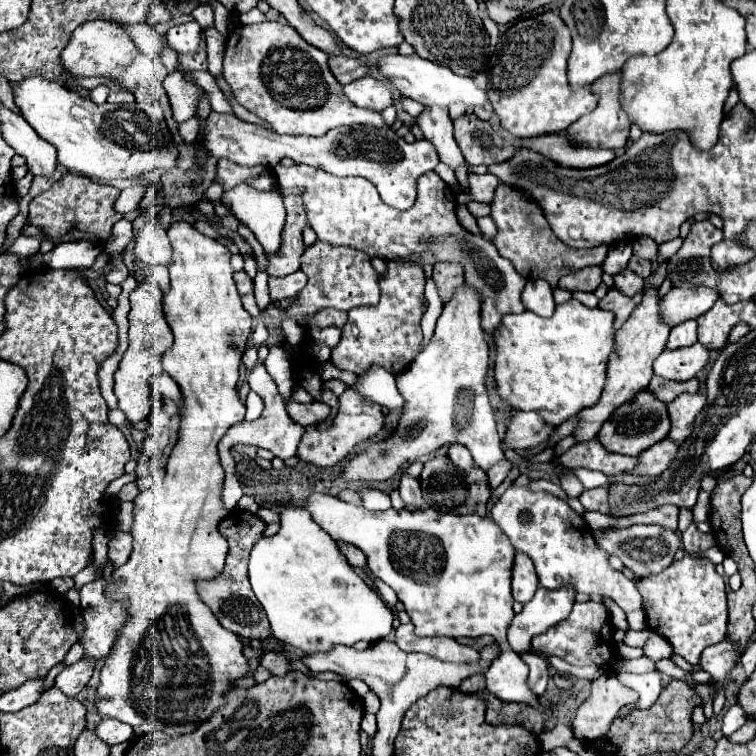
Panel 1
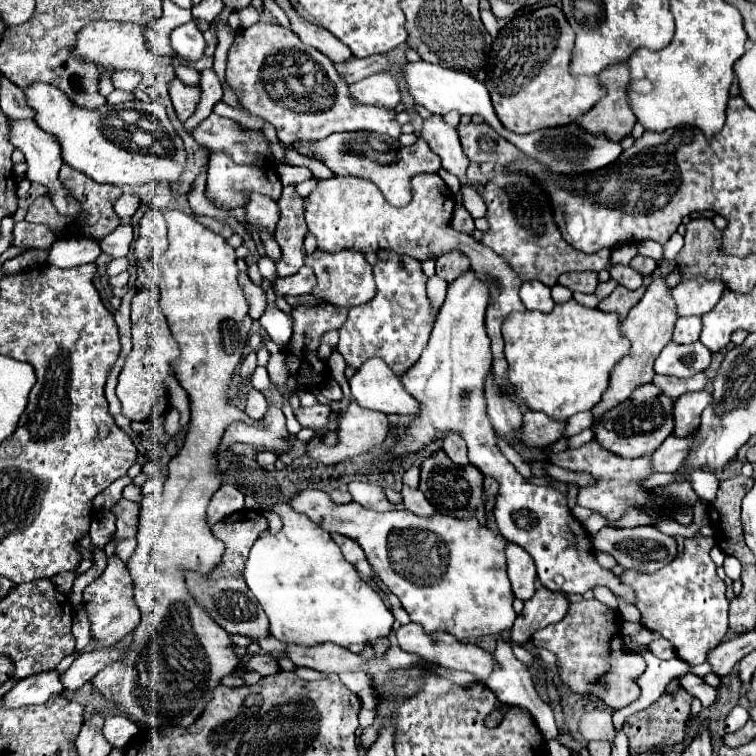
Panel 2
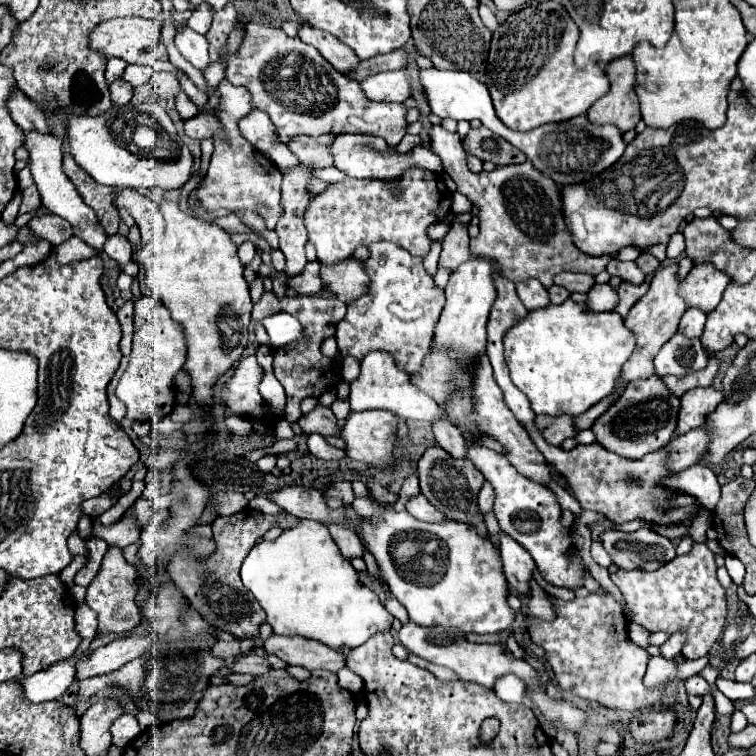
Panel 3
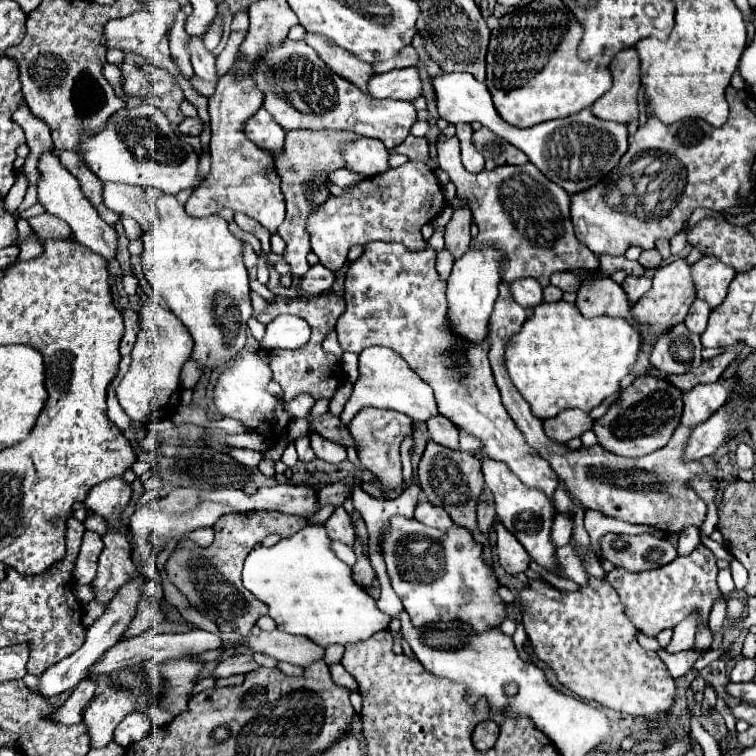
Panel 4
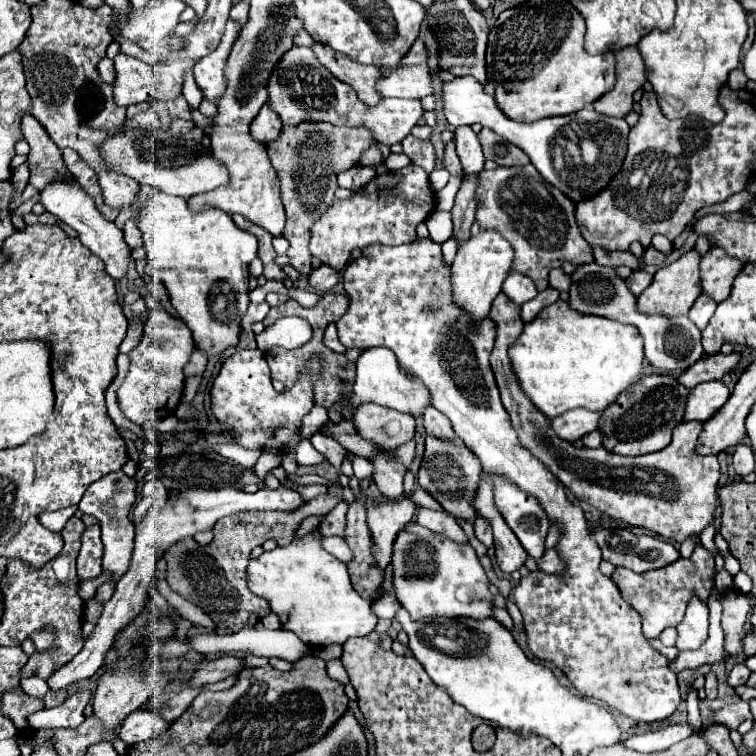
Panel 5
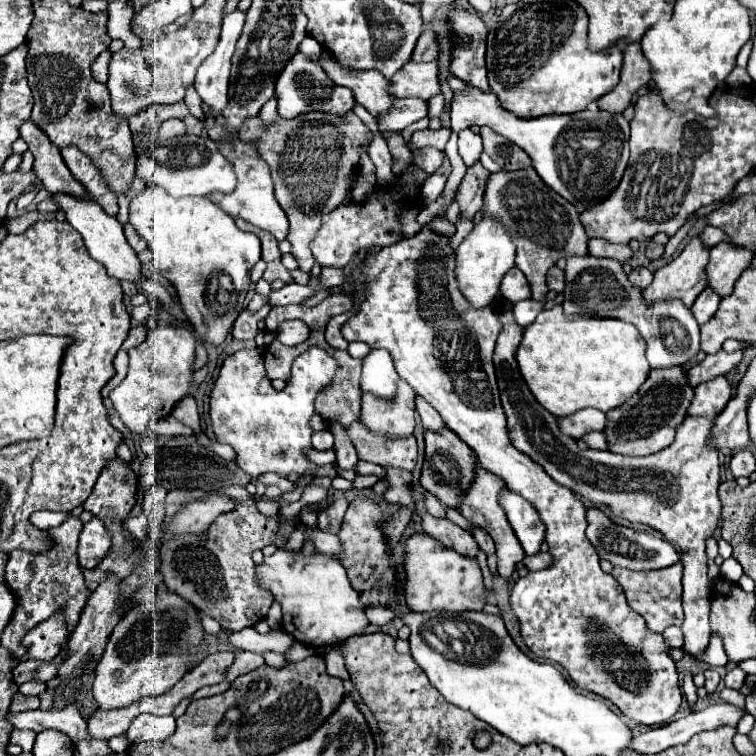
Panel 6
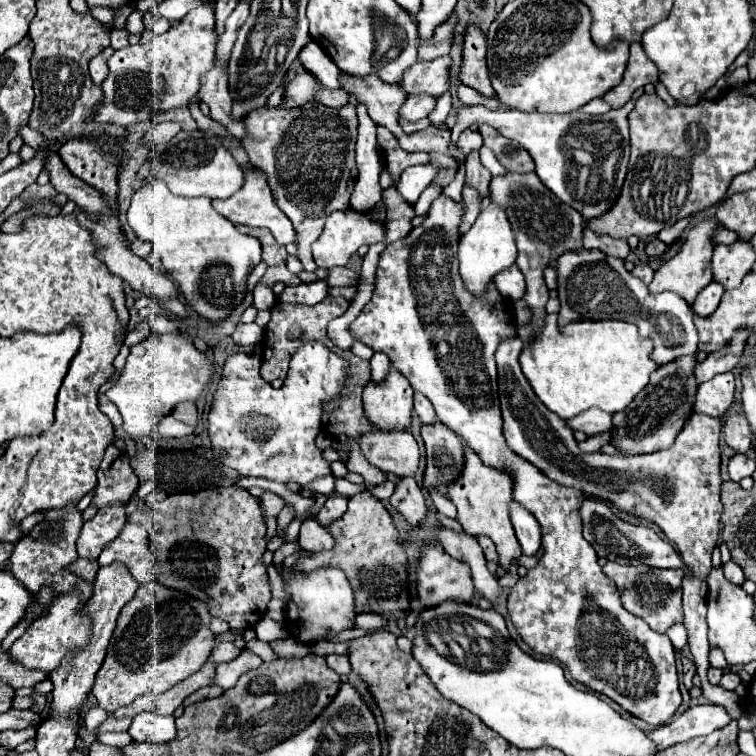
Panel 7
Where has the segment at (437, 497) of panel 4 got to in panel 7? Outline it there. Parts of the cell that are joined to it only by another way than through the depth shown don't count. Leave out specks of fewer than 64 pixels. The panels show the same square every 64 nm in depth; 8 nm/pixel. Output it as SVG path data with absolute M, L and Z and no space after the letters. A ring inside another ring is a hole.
M442 422L422 426L422 438L426 444L424 488L436 488L448 496L448 484L452 484L452 480L460 476L460 468L464 468L464 440Z

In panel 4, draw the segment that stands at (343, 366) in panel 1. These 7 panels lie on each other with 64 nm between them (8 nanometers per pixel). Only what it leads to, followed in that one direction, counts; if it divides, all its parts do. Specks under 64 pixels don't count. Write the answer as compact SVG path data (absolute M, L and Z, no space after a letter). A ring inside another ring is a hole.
M370 242L364 246L362 258L350 264L348 276L346 276L346 312L338 318L336 334L338 342L344 352L360 354L368 346L386 346L398 352L404 362L418 372L418 376L428 382L434 390L436 404L440 414L444 414L448 420L452 420L460 430L480 438L484 442L482 454L500 460L510 466L510 470L526 484L534 486L546 492L548 498L552 498L558 476L552 472L550 464L524 440L524 434L516 430L514 420L508 416L506 408L500 402L500 392L492 376L492 368L488 362L488 342L482 344L460 344L460 338L454 336L446 324L446 282L438 278L438 272L434 268L436 264L436 252L428 246L420 252L410 252L404 248L404 244L388 244L388 242Z

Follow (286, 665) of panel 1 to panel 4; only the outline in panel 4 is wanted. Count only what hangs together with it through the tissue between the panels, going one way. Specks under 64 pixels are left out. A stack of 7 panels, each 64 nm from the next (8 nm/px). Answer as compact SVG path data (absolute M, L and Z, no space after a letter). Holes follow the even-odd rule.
M236 654L232 658L226 658L226 660L218 662L214 678L226 678L226 676L232 676L232 674L248 674L256 666L258 664L252 660L250 654Z

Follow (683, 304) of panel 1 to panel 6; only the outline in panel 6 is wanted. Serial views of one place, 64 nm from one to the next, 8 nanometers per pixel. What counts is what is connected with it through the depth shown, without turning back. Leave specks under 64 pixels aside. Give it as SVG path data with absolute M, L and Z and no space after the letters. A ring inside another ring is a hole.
M726 242L716 244L710 250L710 260L708 260L708 288L716 290L718 296L728 296L734 290L734 282L738 276L750 266L752 262L752 252L734 248Z

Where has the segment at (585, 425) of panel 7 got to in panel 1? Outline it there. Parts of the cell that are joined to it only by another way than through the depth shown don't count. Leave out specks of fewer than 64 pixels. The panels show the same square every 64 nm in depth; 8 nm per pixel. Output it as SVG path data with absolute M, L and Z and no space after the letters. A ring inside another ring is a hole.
M518 412L512 418L512 424L506 426L502 448L506 452L506 450L522 450L528 446L538 446L552 432L554 428L542 424L542 418L536 412Z

